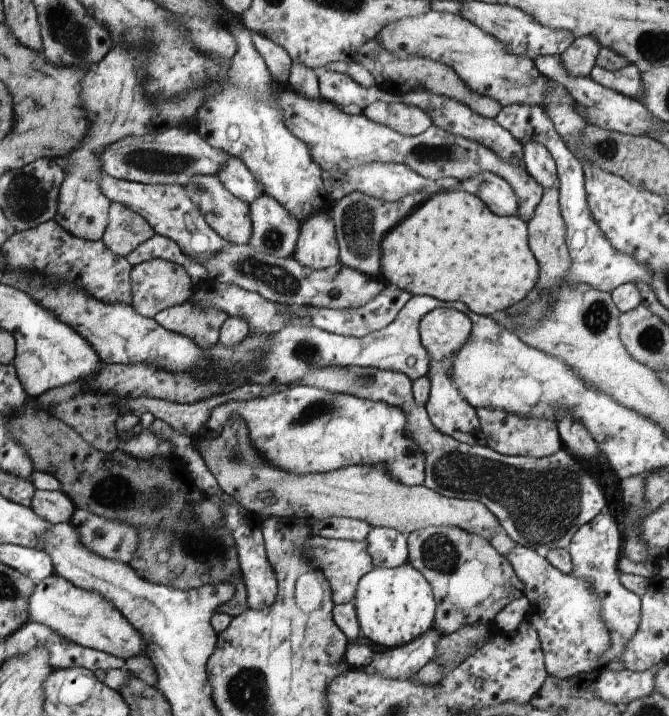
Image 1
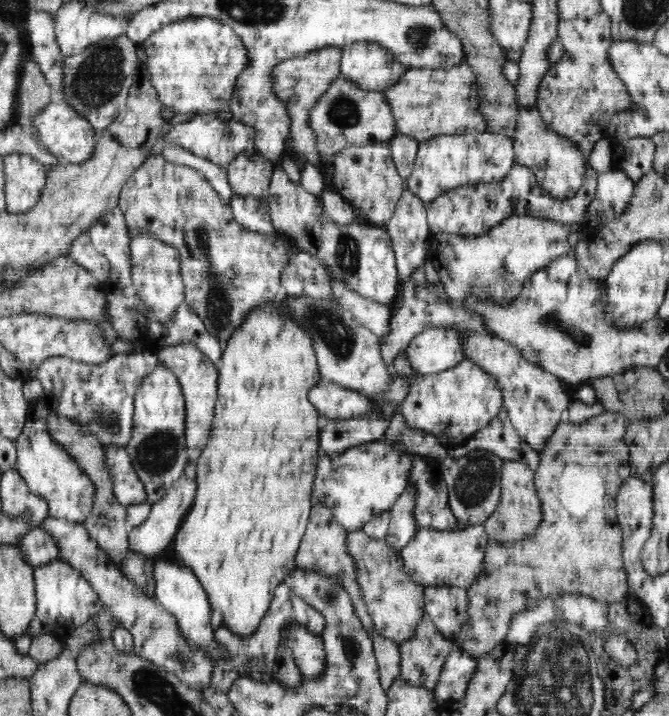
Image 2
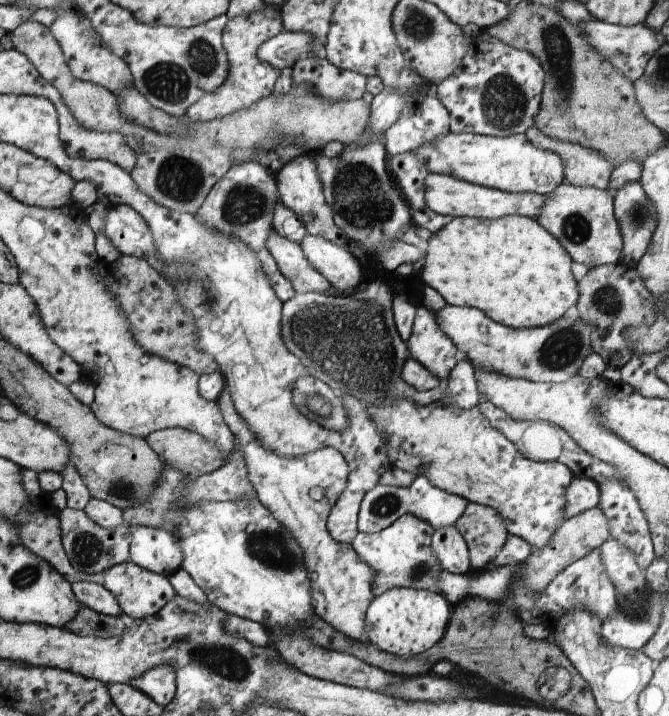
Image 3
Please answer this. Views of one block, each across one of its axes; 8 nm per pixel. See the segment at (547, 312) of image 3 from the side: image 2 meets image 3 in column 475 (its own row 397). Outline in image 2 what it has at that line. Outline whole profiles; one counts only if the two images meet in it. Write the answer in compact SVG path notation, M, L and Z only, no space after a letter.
M266 302L263 306L258 306L256 310L252 310L240 329L237 329L235 334L228 338L226 347L227 350L224 350L219 364L216 365L219 377L211 435L195 464L196 498L194 498L194 504L189 508L188 514L185 514L176 536L173 538L171 550L174 550L178 554L178 558L182 560L182 564L197 576L197 580L200 581L201 586L205 589L205 594L207 594L211 612L220 612L221 626L225 626L236 637L248 637L252 632L256 632L256 628L260 626L260 622L262 622L262 618L264 618L264 614L268 611L274 598L276 587L296 567L296 552L298 552L298 546L302 542L302 536L304 536L309 523L311 508L314 504L312 502L312 490L318 460L317 454L320 449L319 430L322 419L307 396L310 389L321 380L321 377L319 376L316 351L314 351L311 334L305 332L301 326L297 326L296 322L288 321L288 318L285 318L283 312L279 310L276 302Z

